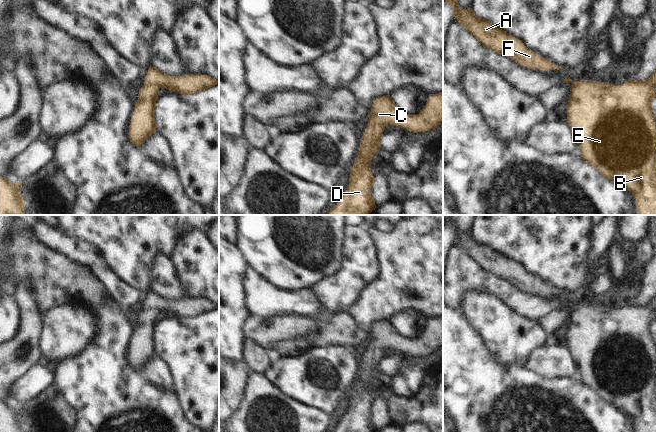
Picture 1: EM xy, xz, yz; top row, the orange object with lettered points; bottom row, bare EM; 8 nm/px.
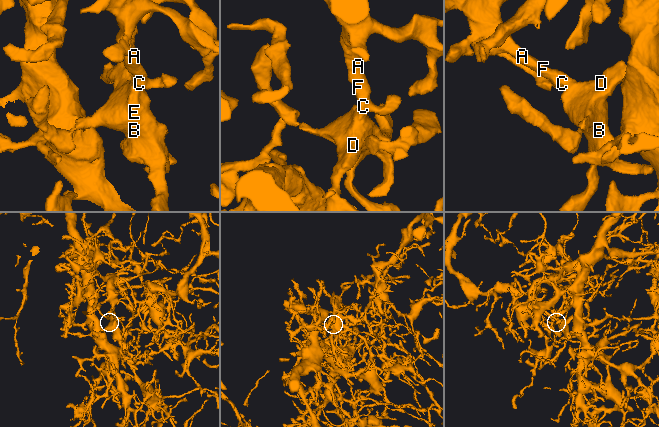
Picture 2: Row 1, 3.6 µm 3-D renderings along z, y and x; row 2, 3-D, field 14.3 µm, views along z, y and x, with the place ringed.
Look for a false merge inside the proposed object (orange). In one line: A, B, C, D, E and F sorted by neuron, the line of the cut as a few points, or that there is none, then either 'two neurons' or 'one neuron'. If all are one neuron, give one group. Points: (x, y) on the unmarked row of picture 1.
A B C D E F | no cut | one neuron

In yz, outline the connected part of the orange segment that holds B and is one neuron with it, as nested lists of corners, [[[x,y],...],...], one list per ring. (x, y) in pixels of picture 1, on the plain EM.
[[[656,295],[649,303],[628,304],[615,309],[594,304],[573,305],[570,323],[566,328],[567,346],[575,366],[580,371],[582,383],[603,400],[630,415],[636,432],[656,432],[656,344],[651,328],[656,321]]]

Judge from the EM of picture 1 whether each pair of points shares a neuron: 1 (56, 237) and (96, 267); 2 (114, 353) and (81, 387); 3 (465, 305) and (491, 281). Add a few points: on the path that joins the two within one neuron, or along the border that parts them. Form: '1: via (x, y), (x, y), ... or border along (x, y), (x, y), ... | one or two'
1: via (66, 245), (77, 249), (86, 257) | one
2: via (106, 361), (89, 379) | one
3: border along (459, 295), (477, 287), (502, 301) | two

